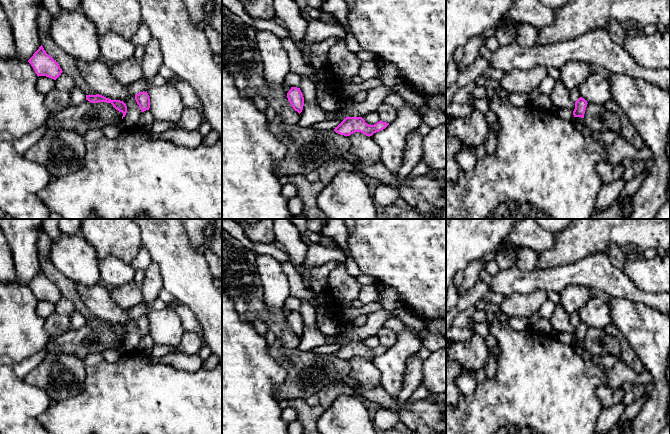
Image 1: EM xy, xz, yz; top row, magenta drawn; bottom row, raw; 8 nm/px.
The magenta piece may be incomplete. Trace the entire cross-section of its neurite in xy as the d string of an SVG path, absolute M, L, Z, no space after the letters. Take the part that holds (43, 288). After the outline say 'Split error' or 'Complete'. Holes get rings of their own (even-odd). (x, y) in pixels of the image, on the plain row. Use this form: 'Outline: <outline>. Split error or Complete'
Outline: M43 270L28 284L37 300L46 300L56 304L63 296L59 288L46 277Z. Complete

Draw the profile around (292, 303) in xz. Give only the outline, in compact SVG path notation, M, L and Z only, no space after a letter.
M290 295L284 304L284 309L300 312L301 305L302 305L302 300L300 298Z

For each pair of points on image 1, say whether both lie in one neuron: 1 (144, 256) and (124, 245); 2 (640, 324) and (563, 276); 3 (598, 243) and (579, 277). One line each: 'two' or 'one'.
1: two
2: two
3: two

